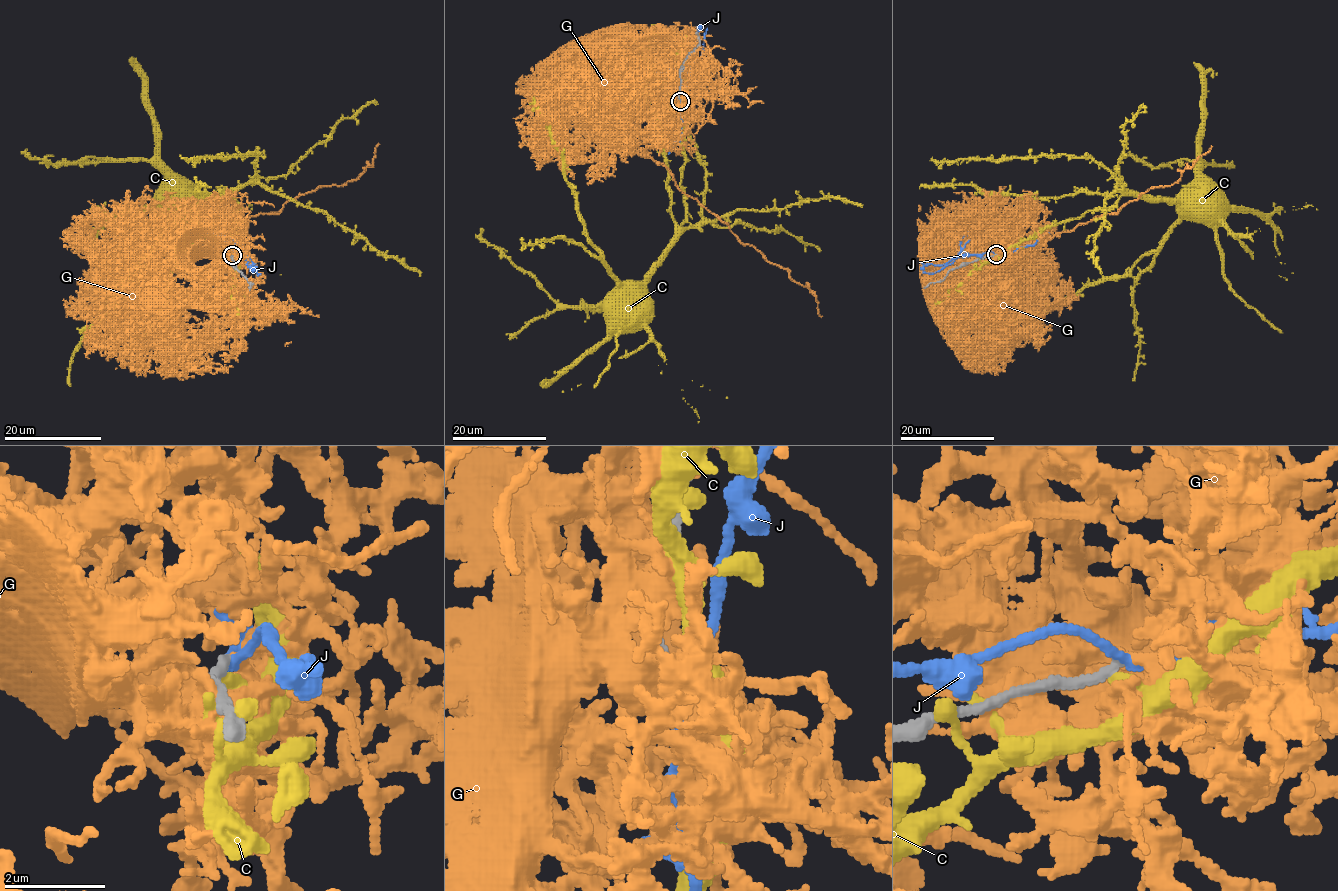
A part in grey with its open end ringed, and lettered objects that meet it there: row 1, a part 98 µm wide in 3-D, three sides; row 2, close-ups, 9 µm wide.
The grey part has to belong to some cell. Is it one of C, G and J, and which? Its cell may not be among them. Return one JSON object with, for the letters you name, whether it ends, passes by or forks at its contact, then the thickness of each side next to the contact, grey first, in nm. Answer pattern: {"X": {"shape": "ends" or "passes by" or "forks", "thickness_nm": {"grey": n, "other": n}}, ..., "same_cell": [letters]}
{"same_cell": []}

